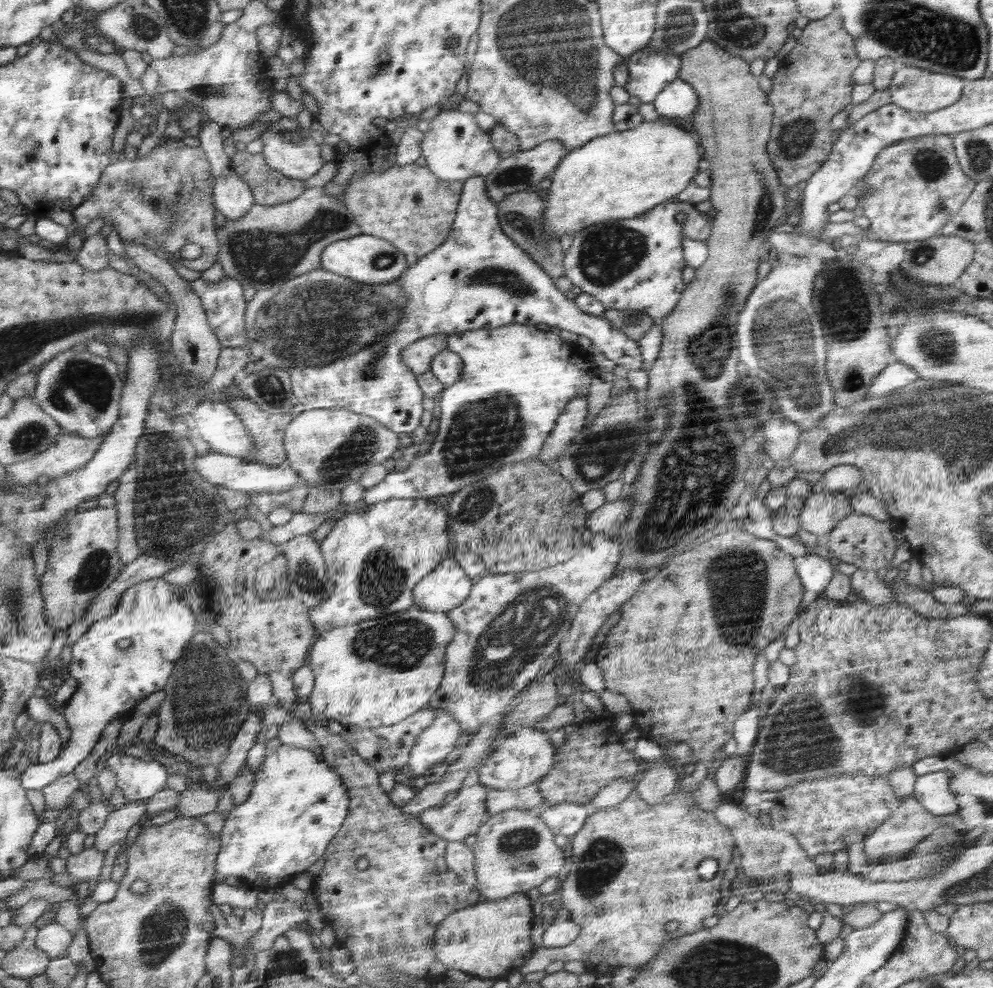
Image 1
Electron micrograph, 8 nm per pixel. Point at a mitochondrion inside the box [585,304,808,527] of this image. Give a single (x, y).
(754, 401)

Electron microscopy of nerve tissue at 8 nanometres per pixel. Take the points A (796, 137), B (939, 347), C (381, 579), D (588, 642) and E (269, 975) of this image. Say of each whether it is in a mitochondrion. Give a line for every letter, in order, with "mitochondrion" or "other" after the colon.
A: mitochondrion
B: mitochondrion
C: mitochondrion
D: other
E: other

